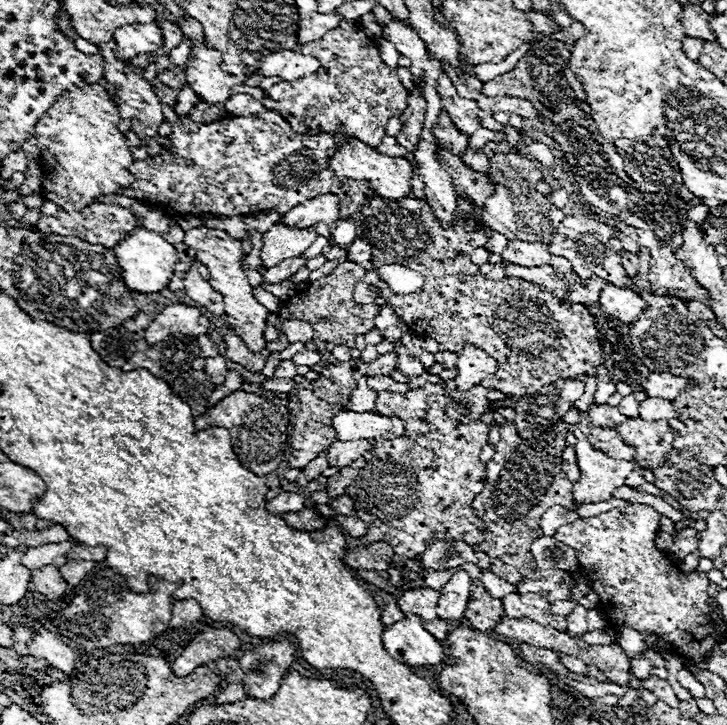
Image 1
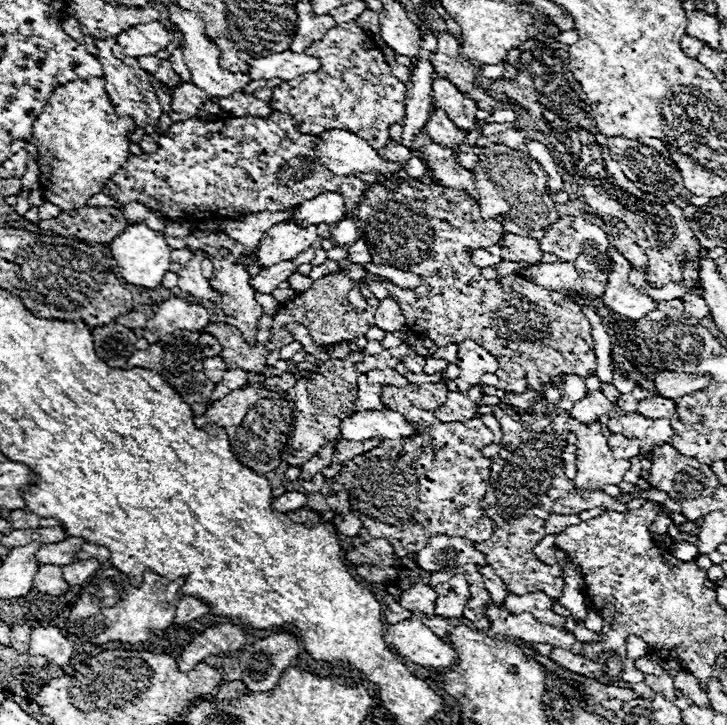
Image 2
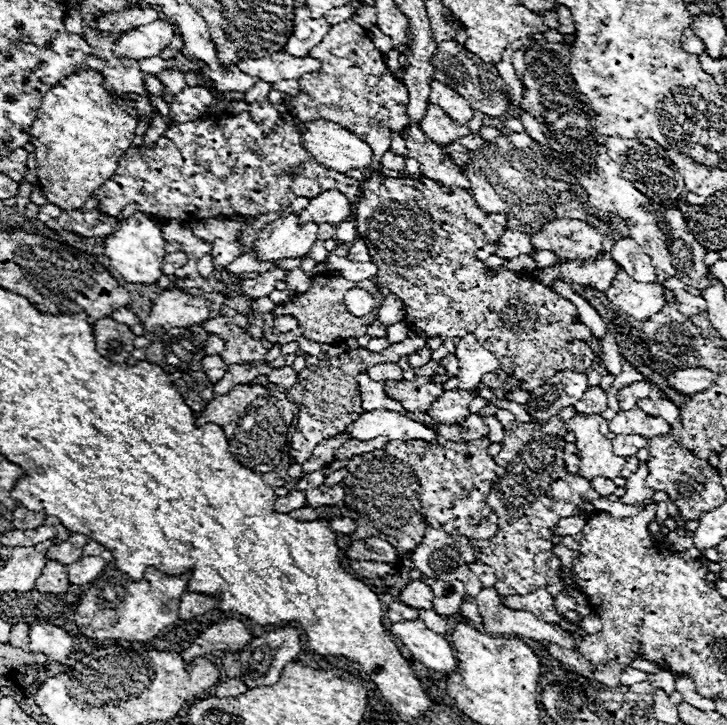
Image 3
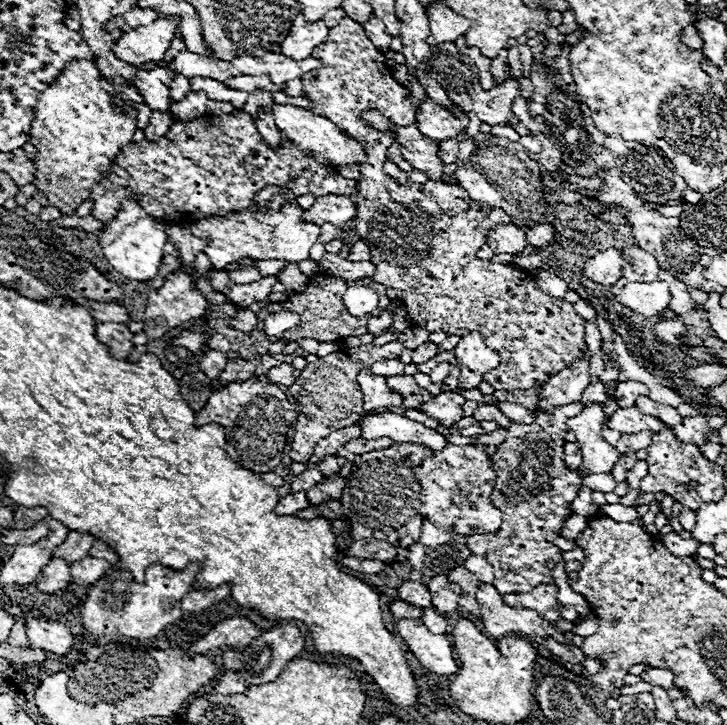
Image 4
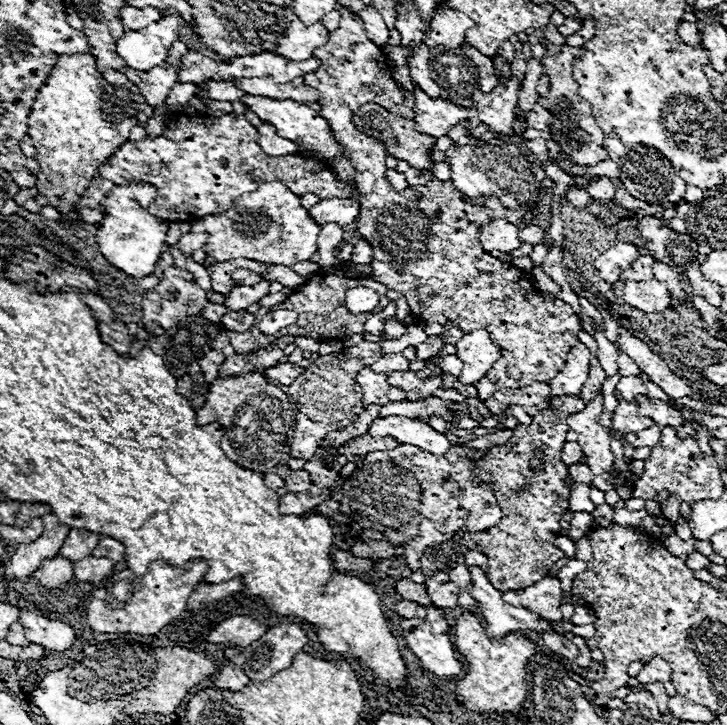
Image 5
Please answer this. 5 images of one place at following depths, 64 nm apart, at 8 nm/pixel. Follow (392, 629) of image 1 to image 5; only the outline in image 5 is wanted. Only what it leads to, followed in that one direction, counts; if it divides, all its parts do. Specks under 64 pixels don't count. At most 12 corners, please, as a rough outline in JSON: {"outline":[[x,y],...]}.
{"outline":[[402,620],[408,648],[436,676],[464,676],[448,634]]}

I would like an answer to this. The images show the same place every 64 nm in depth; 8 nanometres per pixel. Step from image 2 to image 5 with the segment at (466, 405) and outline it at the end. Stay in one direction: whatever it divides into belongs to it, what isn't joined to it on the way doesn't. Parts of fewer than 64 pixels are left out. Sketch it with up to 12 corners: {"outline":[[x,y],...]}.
{"outline":[[440,398],[416,402],[388,402],[380,408],[384,416],[442,416],[452,422],[446,406]]}

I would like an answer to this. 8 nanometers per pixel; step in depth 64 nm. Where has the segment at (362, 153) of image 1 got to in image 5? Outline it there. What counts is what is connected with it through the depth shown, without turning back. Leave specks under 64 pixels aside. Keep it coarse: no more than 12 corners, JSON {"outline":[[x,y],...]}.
{"outline":[[294,100],[240,102],[320,162],[342,156],[328,120]]}

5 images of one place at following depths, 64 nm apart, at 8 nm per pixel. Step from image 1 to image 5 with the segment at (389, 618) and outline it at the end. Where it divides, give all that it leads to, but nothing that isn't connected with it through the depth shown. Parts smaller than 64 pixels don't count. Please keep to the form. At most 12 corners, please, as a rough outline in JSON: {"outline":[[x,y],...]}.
{"outline":[[398,602],[402,618],[426,618],[428,608],[410,602]]}

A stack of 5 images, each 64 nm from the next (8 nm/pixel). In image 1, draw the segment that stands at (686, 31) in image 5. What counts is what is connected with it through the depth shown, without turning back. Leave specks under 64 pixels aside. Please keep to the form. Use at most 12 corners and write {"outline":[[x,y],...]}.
{"outline":[[684,38],[682,48],[688,58],[698,60],[704,42],[700,38]]}

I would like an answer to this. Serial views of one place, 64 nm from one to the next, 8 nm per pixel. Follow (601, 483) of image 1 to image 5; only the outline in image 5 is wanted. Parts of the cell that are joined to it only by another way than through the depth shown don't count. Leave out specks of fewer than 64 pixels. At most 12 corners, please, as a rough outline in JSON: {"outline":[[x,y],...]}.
{"outline":[[602,394],[566,420],[578,434],[592,474],[614,464],[610,438],[600,424]]}

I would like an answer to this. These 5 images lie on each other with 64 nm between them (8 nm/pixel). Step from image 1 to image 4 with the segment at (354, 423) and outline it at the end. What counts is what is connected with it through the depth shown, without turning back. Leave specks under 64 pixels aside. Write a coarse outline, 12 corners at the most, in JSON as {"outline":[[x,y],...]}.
{"outline":[[398,414],[362,420],[362,436],[422,444],[442,452],[448,440]]}

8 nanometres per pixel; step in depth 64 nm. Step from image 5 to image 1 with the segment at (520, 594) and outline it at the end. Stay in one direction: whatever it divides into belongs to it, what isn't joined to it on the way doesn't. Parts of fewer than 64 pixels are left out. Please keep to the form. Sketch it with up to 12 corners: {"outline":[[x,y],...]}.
{"outline":[[512,592],[502,600],[508,618],[528,616],[566,630],[540,594]]}

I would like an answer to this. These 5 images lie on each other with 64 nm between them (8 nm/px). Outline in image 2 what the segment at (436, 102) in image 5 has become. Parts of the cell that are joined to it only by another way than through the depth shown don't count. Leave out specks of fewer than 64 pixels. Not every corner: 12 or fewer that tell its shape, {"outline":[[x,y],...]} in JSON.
{"outline":[[440,108],[430,114],[424,132],[432,142],[456,150],[468,132]]}

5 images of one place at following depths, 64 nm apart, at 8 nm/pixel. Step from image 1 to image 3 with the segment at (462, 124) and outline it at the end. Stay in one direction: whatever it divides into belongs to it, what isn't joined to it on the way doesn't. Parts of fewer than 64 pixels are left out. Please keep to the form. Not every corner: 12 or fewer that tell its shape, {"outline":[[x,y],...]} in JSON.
{"outline":[[438,80],[430,84],[430,102],[464,124],[474,116],[468,102]]}

